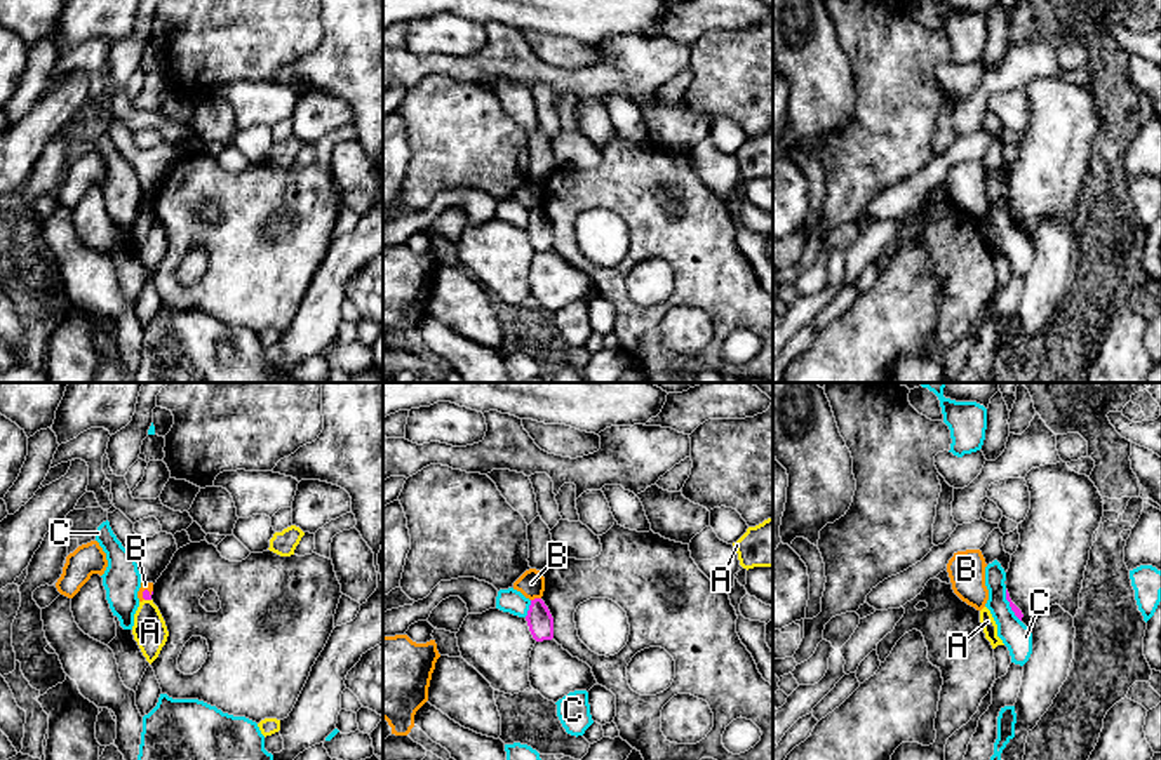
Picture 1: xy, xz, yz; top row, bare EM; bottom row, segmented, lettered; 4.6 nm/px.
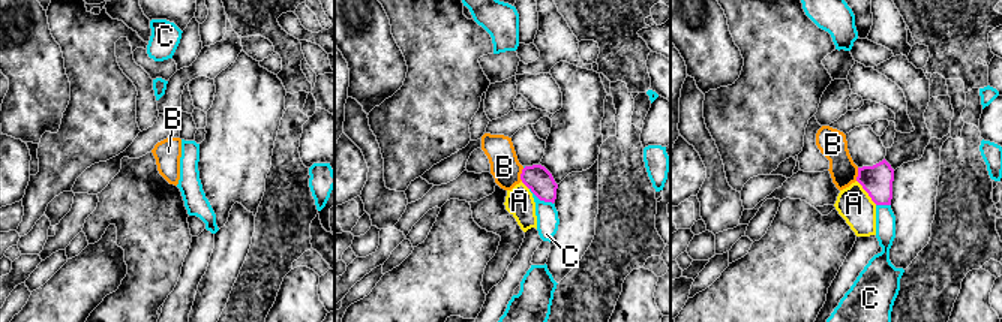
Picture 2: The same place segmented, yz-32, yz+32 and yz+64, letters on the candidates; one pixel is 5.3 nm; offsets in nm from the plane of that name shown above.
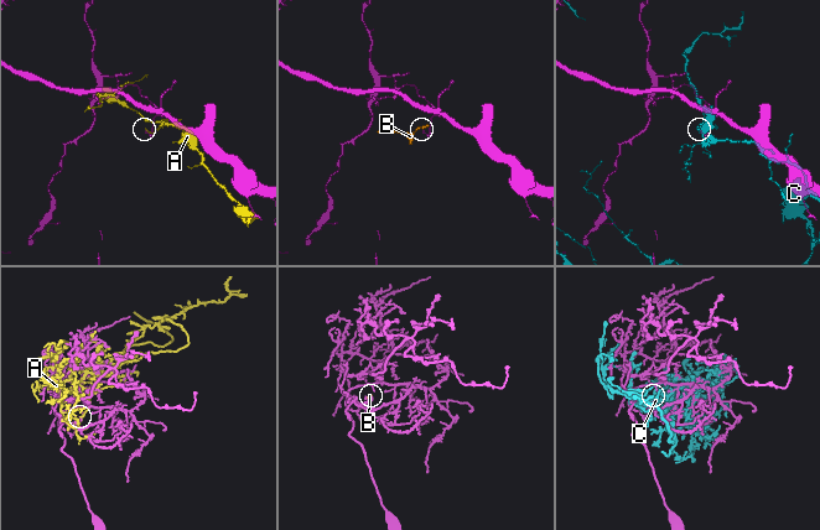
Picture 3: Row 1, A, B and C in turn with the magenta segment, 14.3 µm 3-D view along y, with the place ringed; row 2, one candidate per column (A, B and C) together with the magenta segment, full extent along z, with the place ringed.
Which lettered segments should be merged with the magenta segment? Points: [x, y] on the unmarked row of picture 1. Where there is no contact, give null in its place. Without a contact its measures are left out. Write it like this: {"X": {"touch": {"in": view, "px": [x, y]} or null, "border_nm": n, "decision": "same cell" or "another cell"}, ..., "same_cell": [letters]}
{"A": {"touch": {"in": "xy", "px": [148, 209]}, "border_nm": 30, "decision": "another cell"}, "B": {"touch": {"in": "xz", "px": [535, 209]}, "border_nm": 50, "decision": "another cell"}, "C": {"touch": {"in": "xz", "px": [530, 220]}, "border_nm": 90, "decision": "another cell"}, "same_cell": []}

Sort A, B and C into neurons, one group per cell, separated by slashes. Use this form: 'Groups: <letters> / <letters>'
Groups: A / B / C

